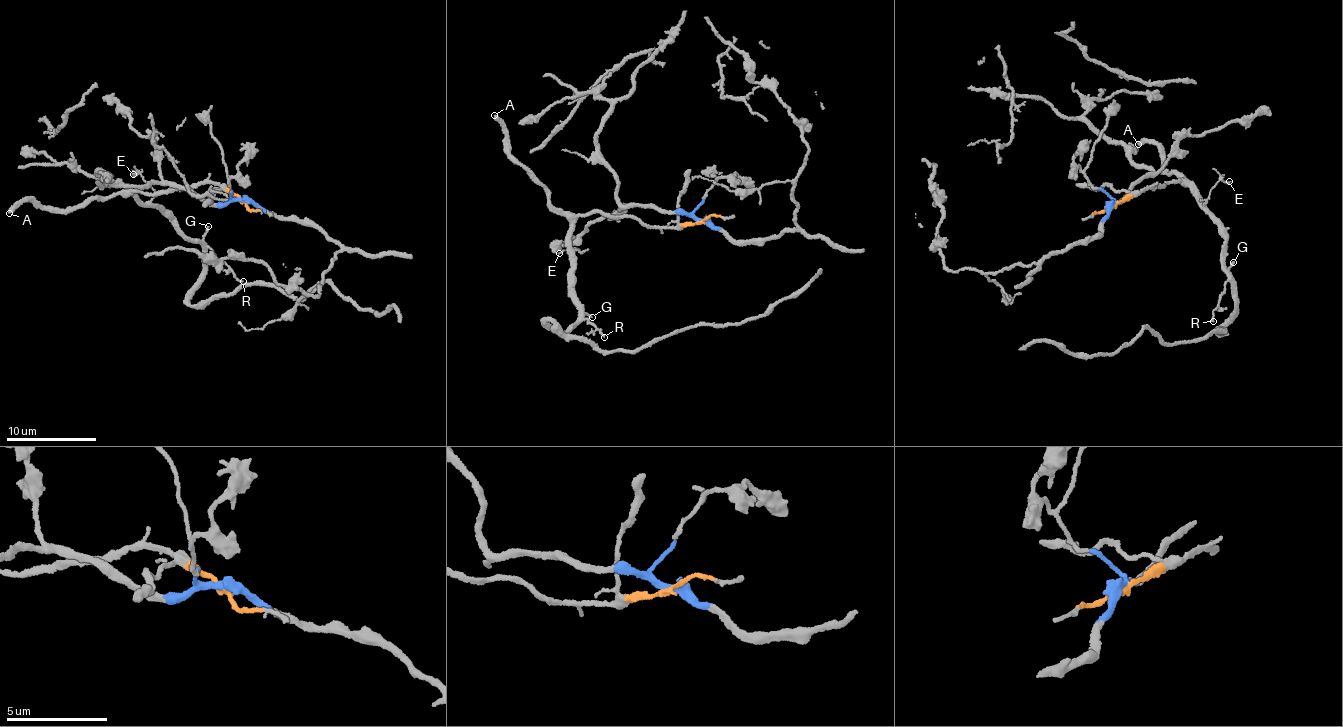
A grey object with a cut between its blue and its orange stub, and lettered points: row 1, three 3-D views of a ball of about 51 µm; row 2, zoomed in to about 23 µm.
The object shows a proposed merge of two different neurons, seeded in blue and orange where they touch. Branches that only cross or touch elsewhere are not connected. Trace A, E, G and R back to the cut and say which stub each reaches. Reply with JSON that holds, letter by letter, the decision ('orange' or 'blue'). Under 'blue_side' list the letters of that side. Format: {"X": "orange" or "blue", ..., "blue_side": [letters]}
{"A": "orange", "E": "orange", "G": "orange", "R": "orange", "blue_side": []}

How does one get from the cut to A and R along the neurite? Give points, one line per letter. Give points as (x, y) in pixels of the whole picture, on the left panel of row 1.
A: (244, 200), (202, 181), (178, 191), (113, 192), (64, 208), (46, 209), (28, 198), (8, 213)
R: (244, 200), (226, 193), (219, 185), (202, 181), (178, 191), (132, 193), (181, 233), (207, 247), (243, 281)

